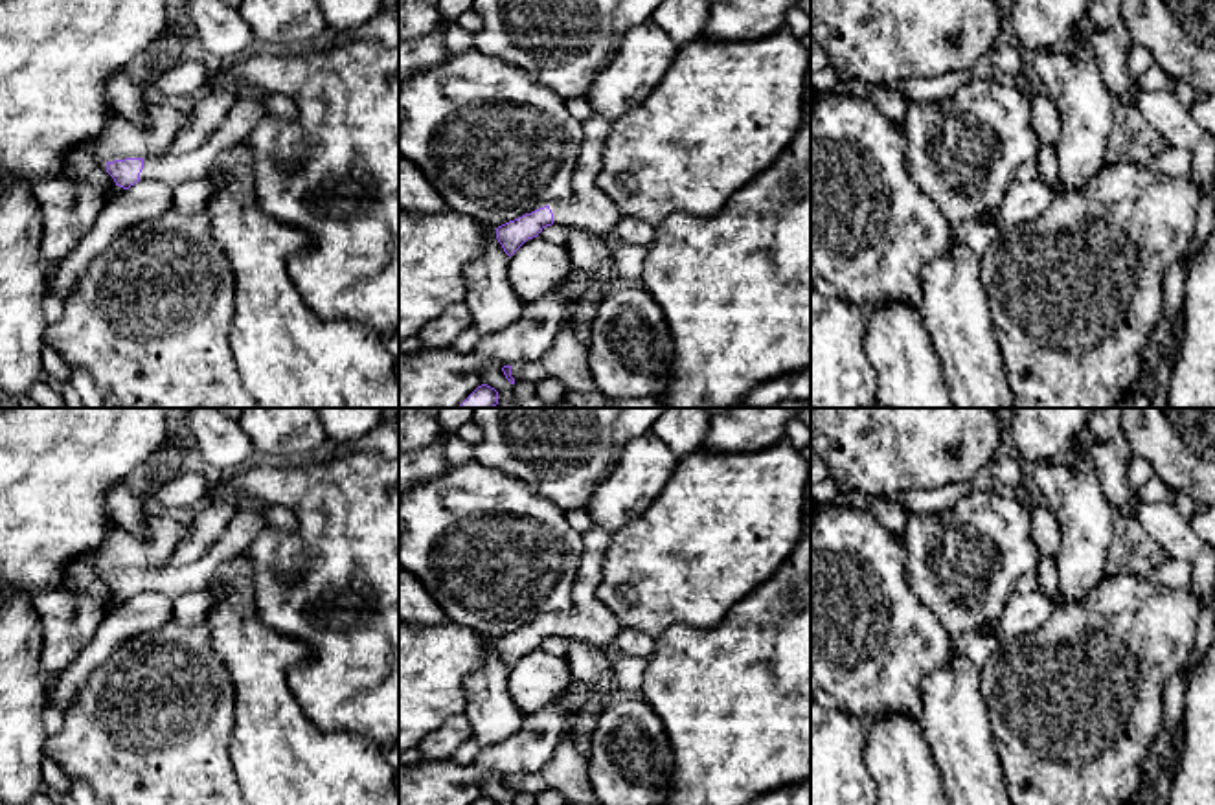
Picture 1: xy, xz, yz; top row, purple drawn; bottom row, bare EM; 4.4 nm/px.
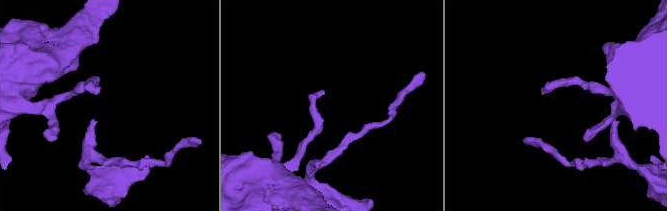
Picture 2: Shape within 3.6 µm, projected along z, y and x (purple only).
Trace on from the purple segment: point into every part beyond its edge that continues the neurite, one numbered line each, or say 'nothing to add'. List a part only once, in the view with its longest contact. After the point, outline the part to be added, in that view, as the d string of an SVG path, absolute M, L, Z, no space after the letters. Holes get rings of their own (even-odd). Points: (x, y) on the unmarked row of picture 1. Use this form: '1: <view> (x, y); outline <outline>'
1: xy (249, 522); outline M241 505L228 527L197 562L180 568L145 570L140 592L158 592L176 599L210 588L221 562L243 553L265 526L259 505Z

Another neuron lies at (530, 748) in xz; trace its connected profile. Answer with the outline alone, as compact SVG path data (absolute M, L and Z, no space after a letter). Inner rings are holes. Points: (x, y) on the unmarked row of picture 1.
M573 678L564 695L526 715L504 743L480 748L469 765L450 759L399 765L399 805L472 805L482 798L480 781L485 777L542 772L566 739L566 717L579 711L570 697L583 689Z

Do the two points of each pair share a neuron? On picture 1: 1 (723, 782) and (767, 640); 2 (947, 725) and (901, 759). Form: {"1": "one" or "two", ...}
{"1": "one", "2": "two"}

